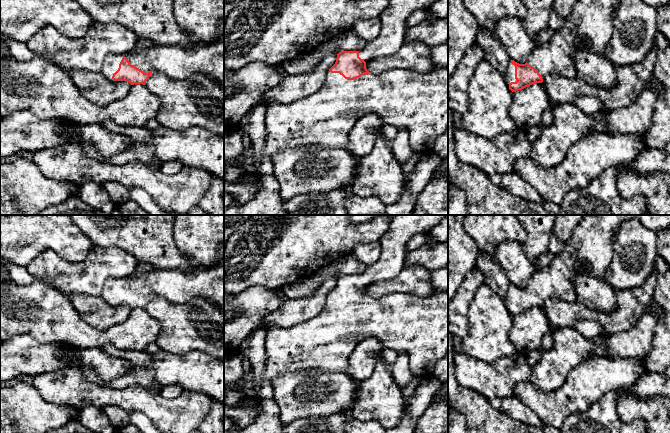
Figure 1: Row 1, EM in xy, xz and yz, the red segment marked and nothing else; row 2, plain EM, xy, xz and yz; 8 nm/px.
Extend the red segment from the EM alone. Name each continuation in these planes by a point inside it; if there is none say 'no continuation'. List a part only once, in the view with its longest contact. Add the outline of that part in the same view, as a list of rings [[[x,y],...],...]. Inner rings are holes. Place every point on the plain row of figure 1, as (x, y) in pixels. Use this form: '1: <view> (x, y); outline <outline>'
1: xy (176, 286); outline [[[222,264],[208,269],[195,270],[190,273],[181,270],[156,269],[148,273],[134,272],[119,278],[109,277],[103,286],[102,299],[108,304],[113,305],[112,300],[118,294],[123,281],[126,281],[131,289],[139,292],[144,297],[157,295],[174,304],[184,304],[196,297],[205,298],[216,305],[222,311],[224,317],[224,265]]]
2: yz (509, 301); outline [[[511,283],[508,287],[508,291],[505,297],[505,305],[509,311],[509,308],[511,306],[516,306],[517,304],[515,303],[515,290],[511,287]]]

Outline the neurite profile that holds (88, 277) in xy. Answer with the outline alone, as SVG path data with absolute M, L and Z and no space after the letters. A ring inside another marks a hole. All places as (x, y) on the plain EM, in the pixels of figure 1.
M93 245L88 256L81 262L69 262L53 250L45 250L27 264L27 271L37 280L51 282L54 288L65 295L86 294L101 296L109 277L124 277L134 273L138 261L130 253L118 248L103 248Z

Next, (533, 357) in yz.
M548 331L543 339L542 342L540 344L540 347L535 350L535 351L531 351L529 353L527 353L525 355L528 364L532 367L534 366L541 358L542 354L545 351L550 350L553 347L554 341L553 341L553 333Z

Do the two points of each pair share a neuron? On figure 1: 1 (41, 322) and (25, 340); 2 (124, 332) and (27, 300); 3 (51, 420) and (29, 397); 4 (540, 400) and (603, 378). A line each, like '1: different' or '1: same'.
1: different
2: same
3: same
4: same

